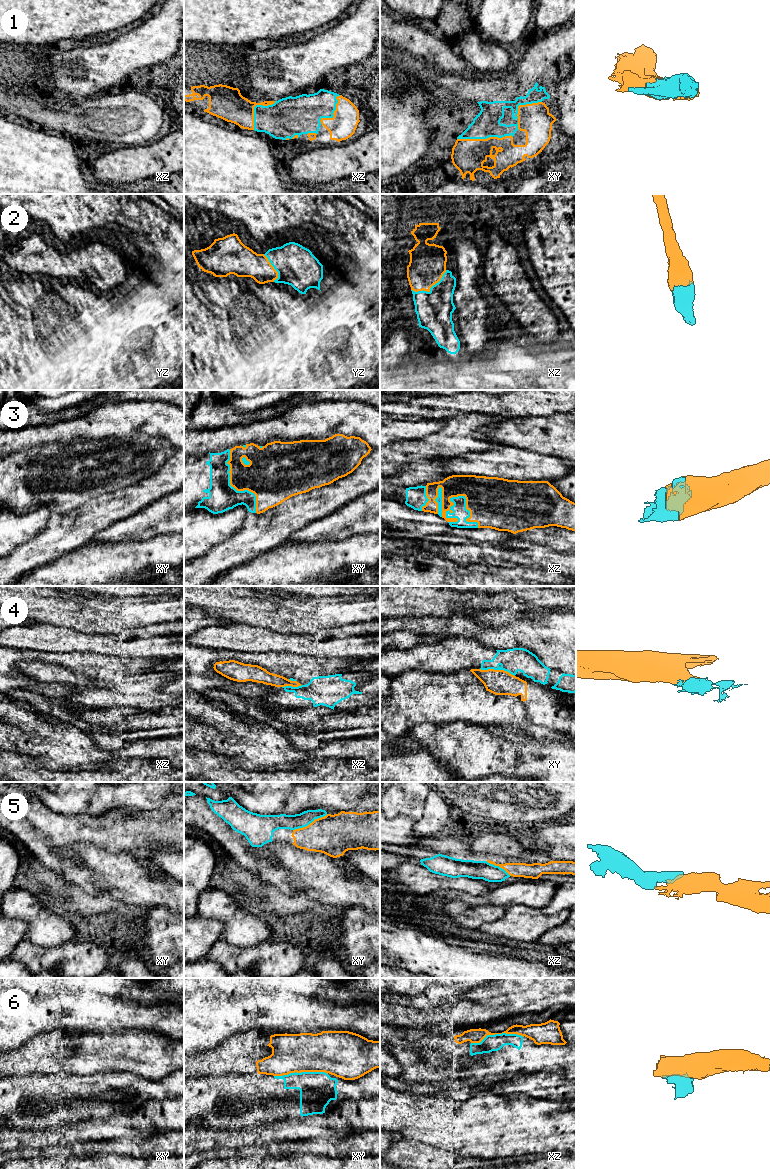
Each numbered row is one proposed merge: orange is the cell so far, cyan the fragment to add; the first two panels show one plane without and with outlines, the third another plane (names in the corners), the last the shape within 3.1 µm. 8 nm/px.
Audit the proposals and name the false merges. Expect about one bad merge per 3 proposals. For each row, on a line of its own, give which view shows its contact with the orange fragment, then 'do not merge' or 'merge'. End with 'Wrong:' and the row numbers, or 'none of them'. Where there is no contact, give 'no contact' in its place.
1: contact in xy; merge
2: contact in xz; merge
3: contact in xz; merge
4: contact in xy; do not merge
5: contact in xy; merge
6: contact in xy; do not merge
Wrong: 4, 6

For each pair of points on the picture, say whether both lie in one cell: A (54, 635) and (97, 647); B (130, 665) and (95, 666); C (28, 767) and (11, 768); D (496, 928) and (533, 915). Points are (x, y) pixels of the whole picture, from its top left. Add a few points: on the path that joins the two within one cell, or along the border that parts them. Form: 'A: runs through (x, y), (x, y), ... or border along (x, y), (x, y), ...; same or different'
A: runs through (65, 639), (86, 643); same
B: runs through (121, 666), (104, 666); same
C: runs through (24, 768), (15, 768); same
D: runs through (505, 926), (524, 923); same

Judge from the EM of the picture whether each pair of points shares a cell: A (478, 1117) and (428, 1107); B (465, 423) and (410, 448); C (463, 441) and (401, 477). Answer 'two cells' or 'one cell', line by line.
A: one cell
B: one cell
C: two cells

